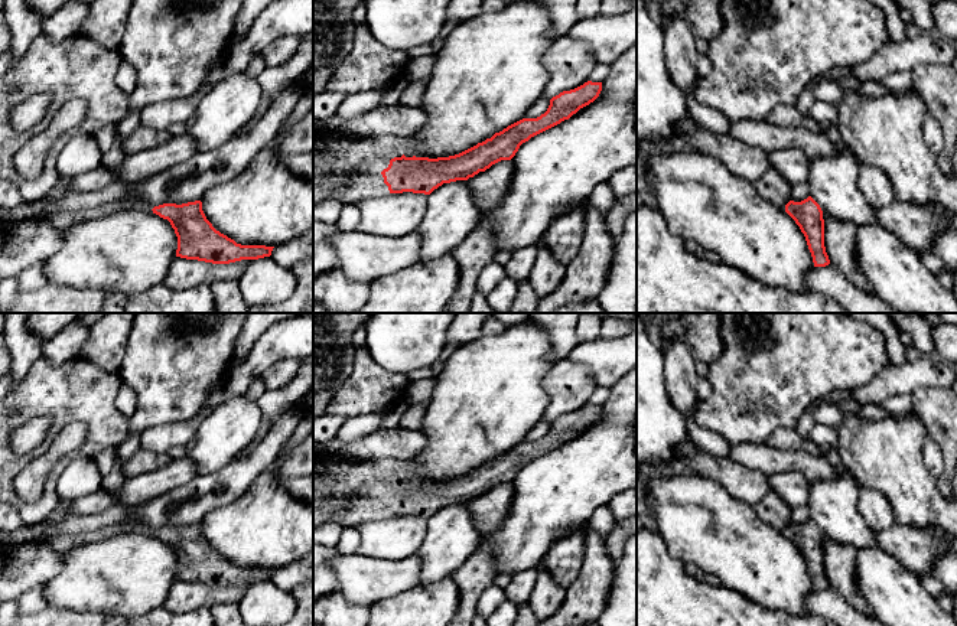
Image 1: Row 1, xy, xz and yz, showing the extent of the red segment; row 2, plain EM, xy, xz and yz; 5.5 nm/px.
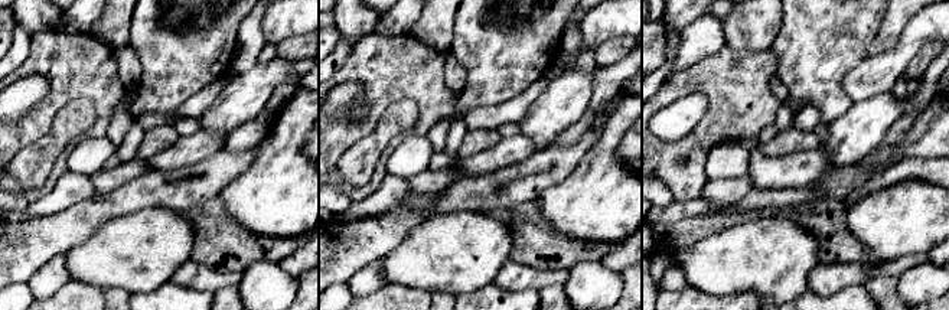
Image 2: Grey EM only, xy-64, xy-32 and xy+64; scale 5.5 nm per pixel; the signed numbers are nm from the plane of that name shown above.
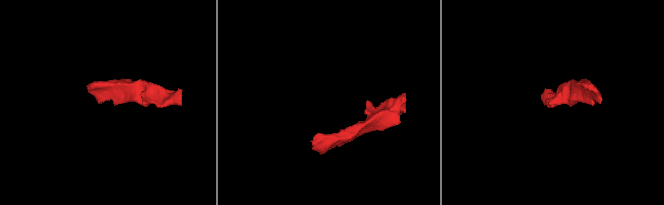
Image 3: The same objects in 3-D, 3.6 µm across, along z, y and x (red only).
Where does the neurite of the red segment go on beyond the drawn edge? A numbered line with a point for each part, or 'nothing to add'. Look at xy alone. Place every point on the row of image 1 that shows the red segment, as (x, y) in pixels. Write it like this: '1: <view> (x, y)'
1: xy (61, 218)

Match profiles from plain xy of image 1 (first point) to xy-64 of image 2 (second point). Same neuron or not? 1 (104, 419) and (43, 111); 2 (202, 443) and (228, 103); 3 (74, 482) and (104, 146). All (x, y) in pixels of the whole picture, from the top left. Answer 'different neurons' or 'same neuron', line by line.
1: same neuron
2: same neuron
3: same neuron

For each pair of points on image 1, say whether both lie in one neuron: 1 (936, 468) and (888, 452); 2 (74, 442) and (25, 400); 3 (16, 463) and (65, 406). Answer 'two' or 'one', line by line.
1: two
2: two
3: one

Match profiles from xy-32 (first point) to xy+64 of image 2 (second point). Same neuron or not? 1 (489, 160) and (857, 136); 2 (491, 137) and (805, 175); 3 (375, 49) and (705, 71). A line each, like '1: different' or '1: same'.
1: different
2: different
3: same

